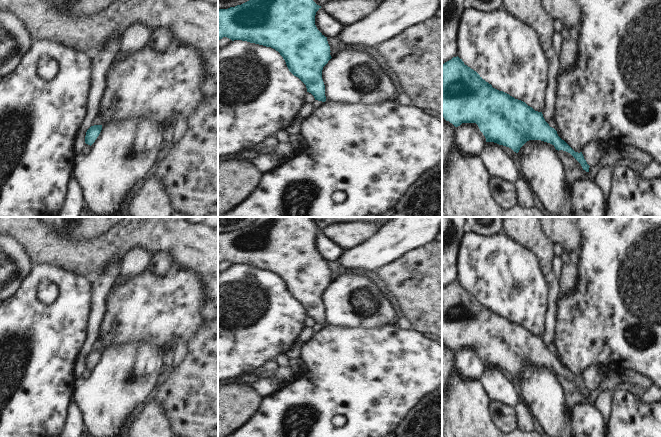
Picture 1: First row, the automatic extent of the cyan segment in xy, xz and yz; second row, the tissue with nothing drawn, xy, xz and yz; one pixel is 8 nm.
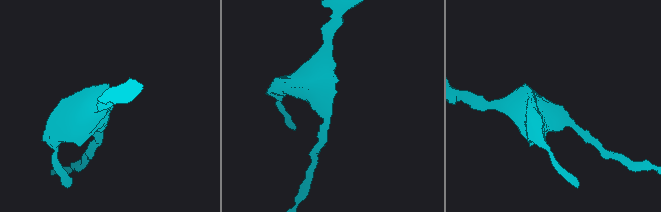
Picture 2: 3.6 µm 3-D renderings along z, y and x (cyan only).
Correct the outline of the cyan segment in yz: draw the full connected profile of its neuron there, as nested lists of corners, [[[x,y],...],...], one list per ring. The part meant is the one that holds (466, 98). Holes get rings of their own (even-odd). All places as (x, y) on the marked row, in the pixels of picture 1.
[[[458,56],[442,64],[442,117],[455,127],[462,123],[476,123],[486,142],[509,147],[516,153],[529,140],[550,143],[556,150],[570,153],[581,164],[583,170],[589,172],[590,166],[582,152],[575,152],[562,140],[557,131],[545,121],[542,112],[535,111],[525,102],[493,88]]]

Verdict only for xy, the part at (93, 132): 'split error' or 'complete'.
complete

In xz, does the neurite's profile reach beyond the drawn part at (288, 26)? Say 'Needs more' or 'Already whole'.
Already whole.

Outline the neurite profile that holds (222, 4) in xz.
[[[218,0],[218,9],[228,9],[241,5],[249,0]]]

